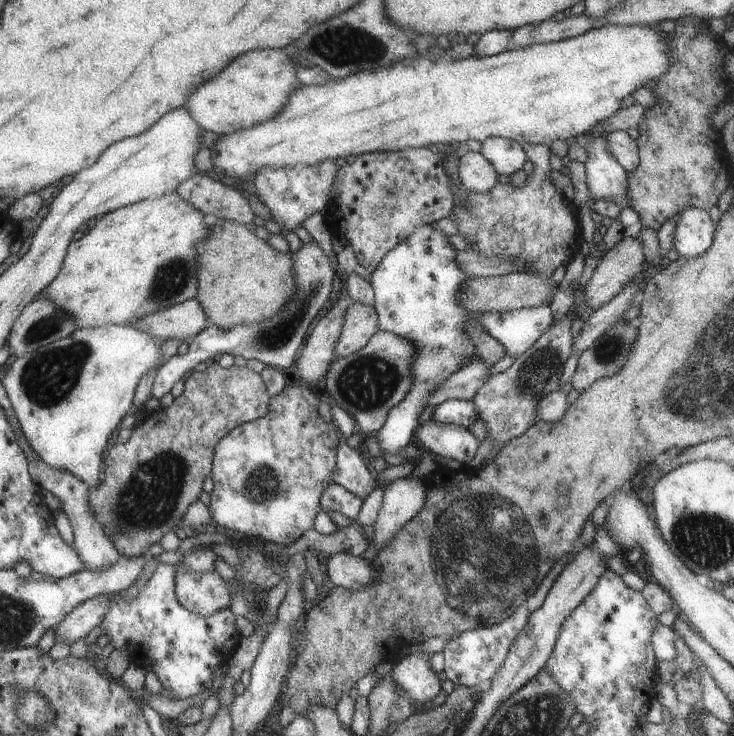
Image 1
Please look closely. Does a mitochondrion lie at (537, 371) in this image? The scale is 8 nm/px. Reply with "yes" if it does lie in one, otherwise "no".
yes

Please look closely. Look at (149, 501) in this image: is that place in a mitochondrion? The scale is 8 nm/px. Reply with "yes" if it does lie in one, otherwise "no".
yes

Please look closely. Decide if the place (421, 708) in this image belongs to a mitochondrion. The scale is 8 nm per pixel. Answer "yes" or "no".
no

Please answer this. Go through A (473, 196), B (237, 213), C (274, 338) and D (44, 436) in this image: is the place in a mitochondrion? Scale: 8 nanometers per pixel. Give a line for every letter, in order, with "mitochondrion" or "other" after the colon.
A: other
B: other
C: mitochondrion
D: other

